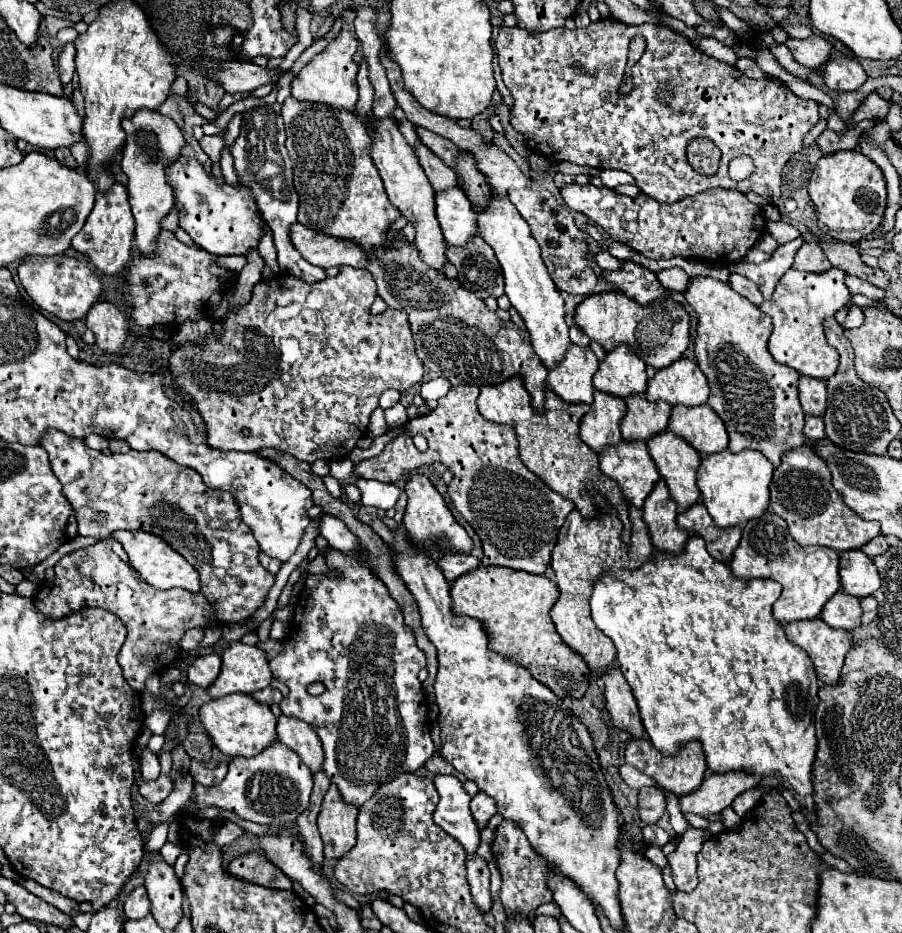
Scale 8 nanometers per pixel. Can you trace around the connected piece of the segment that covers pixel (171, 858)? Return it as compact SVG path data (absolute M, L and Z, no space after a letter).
M166 842L160 850L166 863L173 866L181 852L182 846L178 843Z

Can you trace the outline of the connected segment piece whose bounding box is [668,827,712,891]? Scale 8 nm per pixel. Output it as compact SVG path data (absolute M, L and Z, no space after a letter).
M688 827L678 837L676 851L668 855L668 863L672 867L672 877L678 891L692 891L696 887L696 855L708 837L712 837L710 829L696 827Z

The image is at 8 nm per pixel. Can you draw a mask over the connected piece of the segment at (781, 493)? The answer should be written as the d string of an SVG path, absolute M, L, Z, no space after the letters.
M810 445L782 453L782 463L774 469L770 483L770 509L788 523L788 531L798 545L822 545L834 551L848 551L860 549L880 535L878 521L864 521L842 503L840 493L832 487L828 465Z

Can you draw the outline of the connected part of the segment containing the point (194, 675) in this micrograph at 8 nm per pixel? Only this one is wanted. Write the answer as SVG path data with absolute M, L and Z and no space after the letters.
M220 655L196 657L192 661L192 665L188 667L188 679L190 679L190 683L194 683L198 687L210 687L210 683L220 673L220 663L222 663Z

